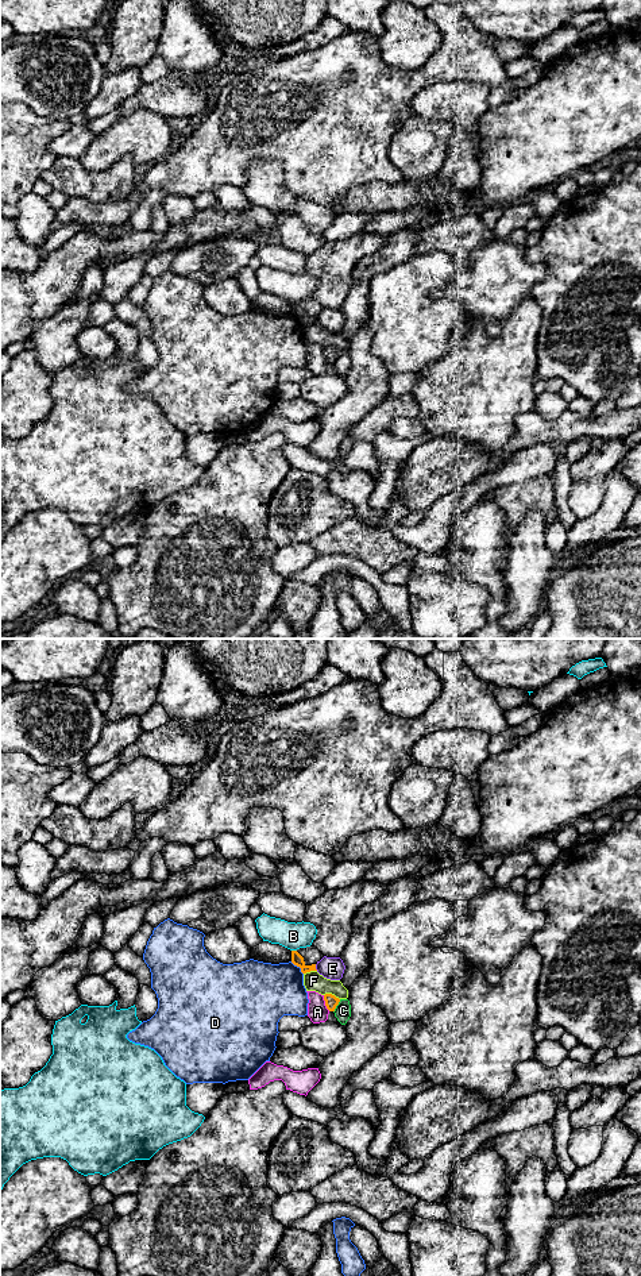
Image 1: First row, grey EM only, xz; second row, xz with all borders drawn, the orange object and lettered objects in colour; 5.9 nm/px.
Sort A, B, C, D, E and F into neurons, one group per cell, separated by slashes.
A / B / C / D / E / F

